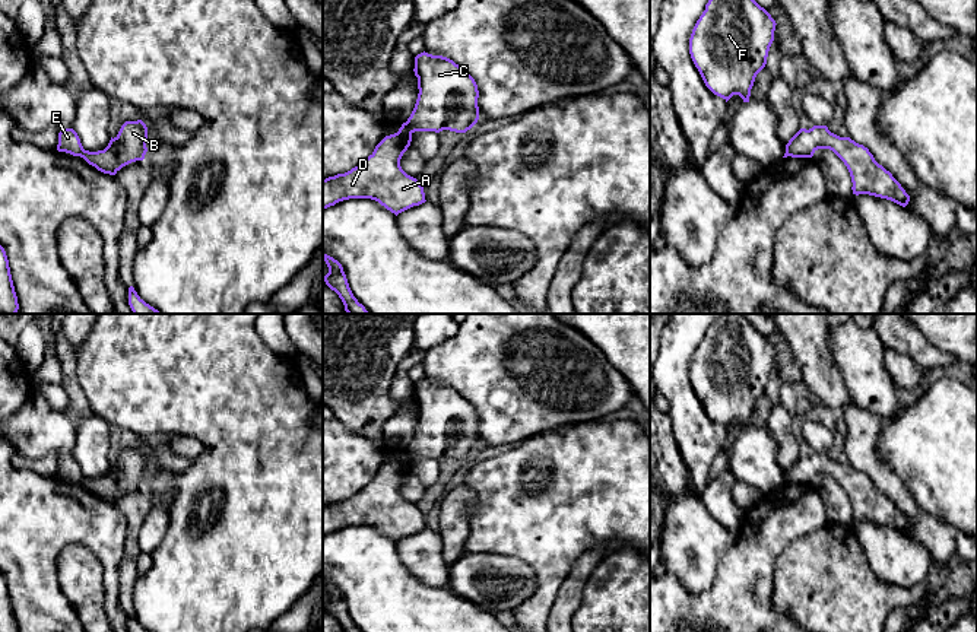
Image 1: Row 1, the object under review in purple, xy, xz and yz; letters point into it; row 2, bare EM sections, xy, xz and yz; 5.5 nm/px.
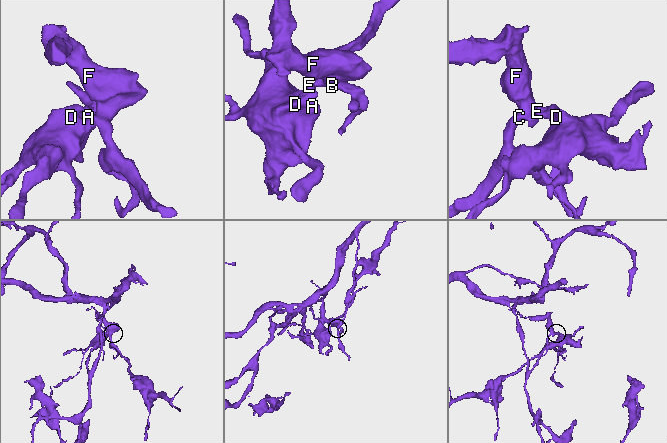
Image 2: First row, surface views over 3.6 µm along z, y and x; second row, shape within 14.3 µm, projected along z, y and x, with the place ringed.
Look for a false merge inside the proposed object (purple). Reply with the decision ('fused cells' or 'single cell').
fused cells

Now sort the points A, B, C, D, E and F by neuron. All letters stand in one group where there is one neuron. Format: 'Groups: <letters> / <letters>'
Groups: A D E / B C F

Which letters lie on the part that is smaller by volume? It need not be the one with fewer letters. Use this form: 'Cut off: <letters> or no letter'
Cut off: B, C, F

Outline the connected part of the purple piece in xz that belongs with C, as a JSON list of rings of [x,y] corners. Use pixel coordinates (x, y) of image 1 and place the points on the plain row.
[[[421,379],[415,384],[415,403],[418,404],[418,426],[406,452],[415,458],[450,457],[466,460],[479,447],[478,425],[479,417],[475,406],[459,391],[442,382]]]

